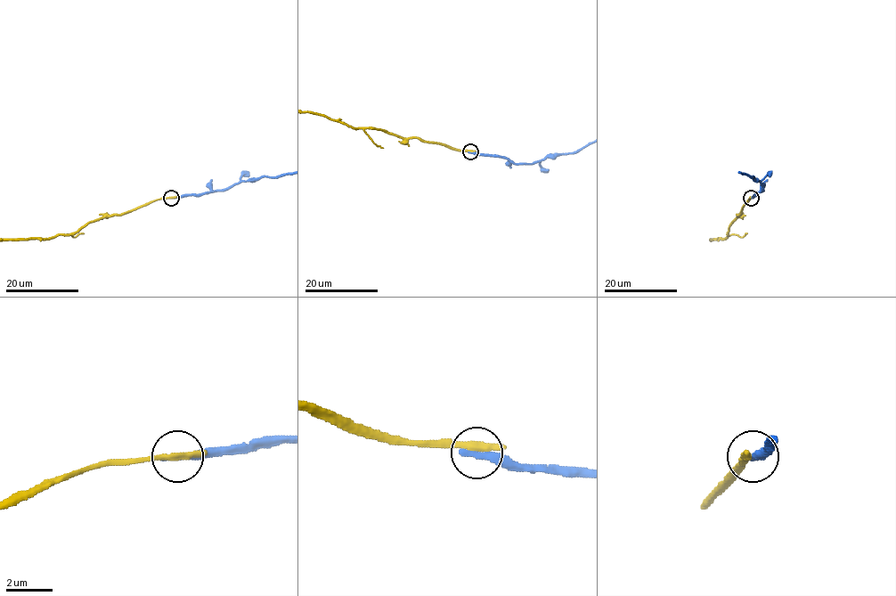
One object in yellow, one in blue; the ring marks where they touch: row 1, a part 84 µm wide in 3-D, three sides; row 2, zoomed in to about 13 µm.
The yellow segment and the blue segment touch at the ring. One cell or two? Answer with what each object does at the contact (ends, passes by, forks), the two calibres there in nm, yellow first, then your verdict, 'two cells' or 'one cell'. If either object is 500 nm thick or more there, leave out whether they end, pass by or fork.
yellow ends | blue ends | 360/360 nm | two cells

